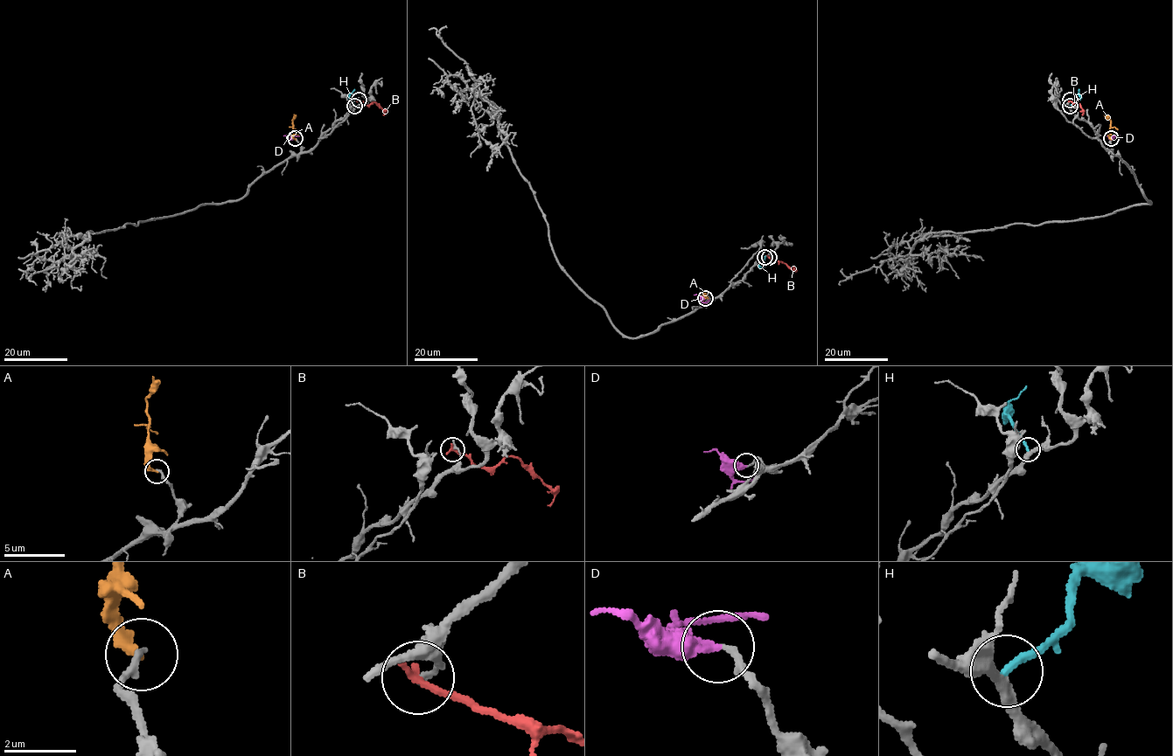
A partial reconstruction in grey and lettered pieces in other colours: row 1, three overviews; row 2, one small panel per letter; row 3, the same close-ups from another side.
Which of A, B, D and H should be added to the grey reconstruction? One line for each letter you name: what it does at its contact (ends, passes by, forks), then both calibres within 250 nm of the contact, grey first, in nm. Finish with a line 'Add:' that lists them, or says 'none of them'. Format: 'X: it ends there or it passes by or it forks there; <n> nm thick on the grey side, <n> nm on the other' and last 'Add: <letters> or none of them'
D: it ends there; 190 nm thick on the grey side, 400 nm on the other
Add: D

